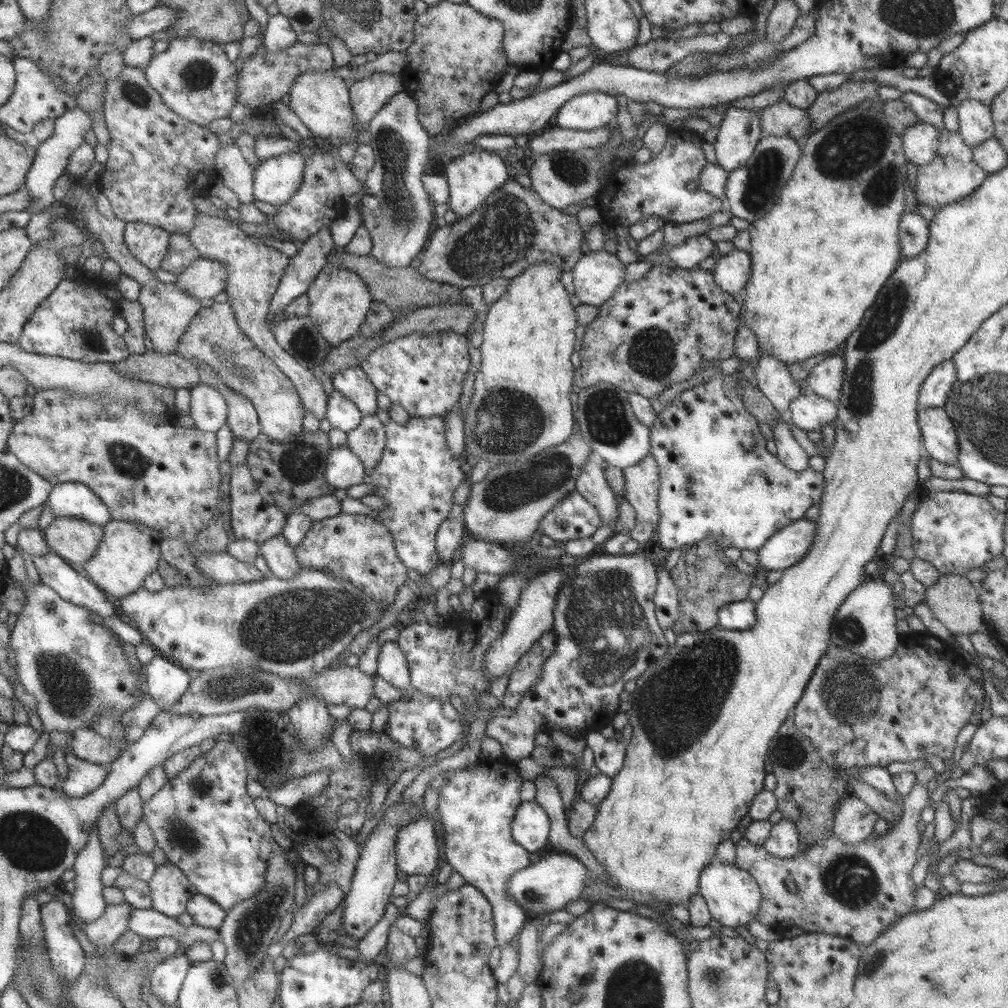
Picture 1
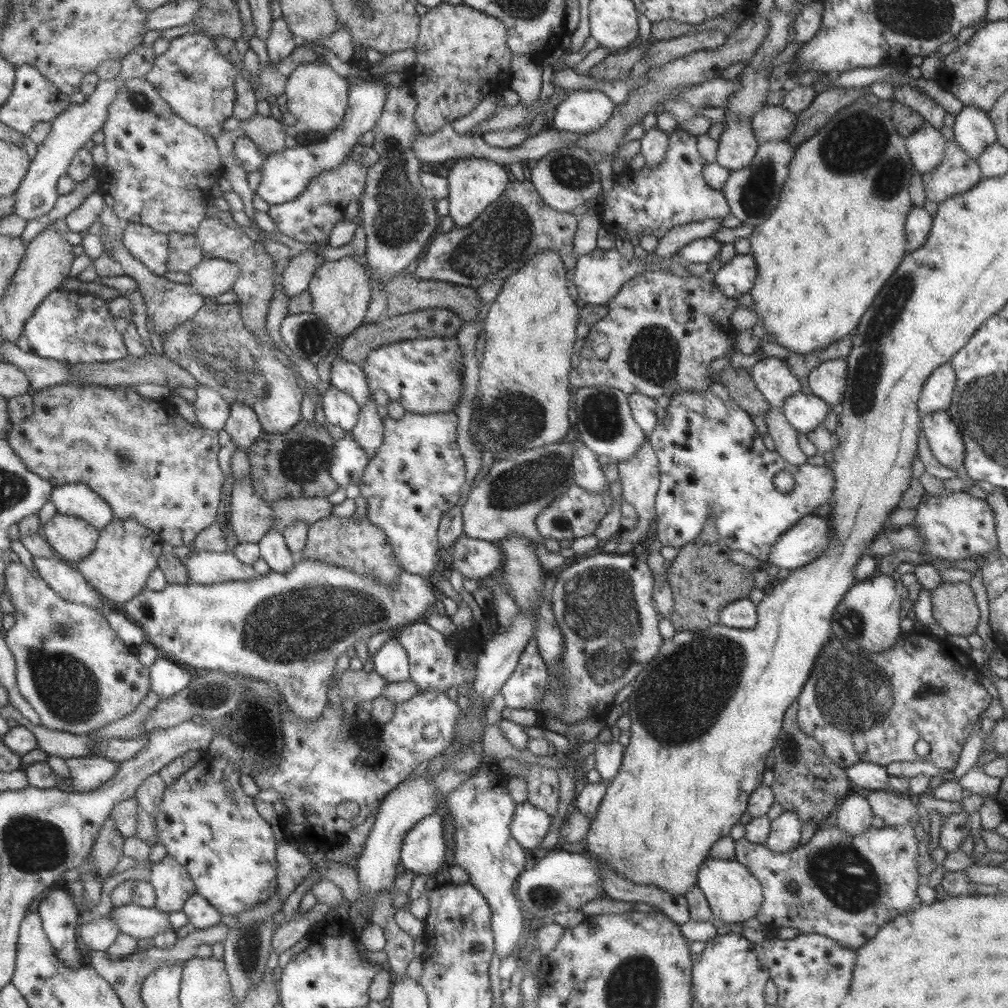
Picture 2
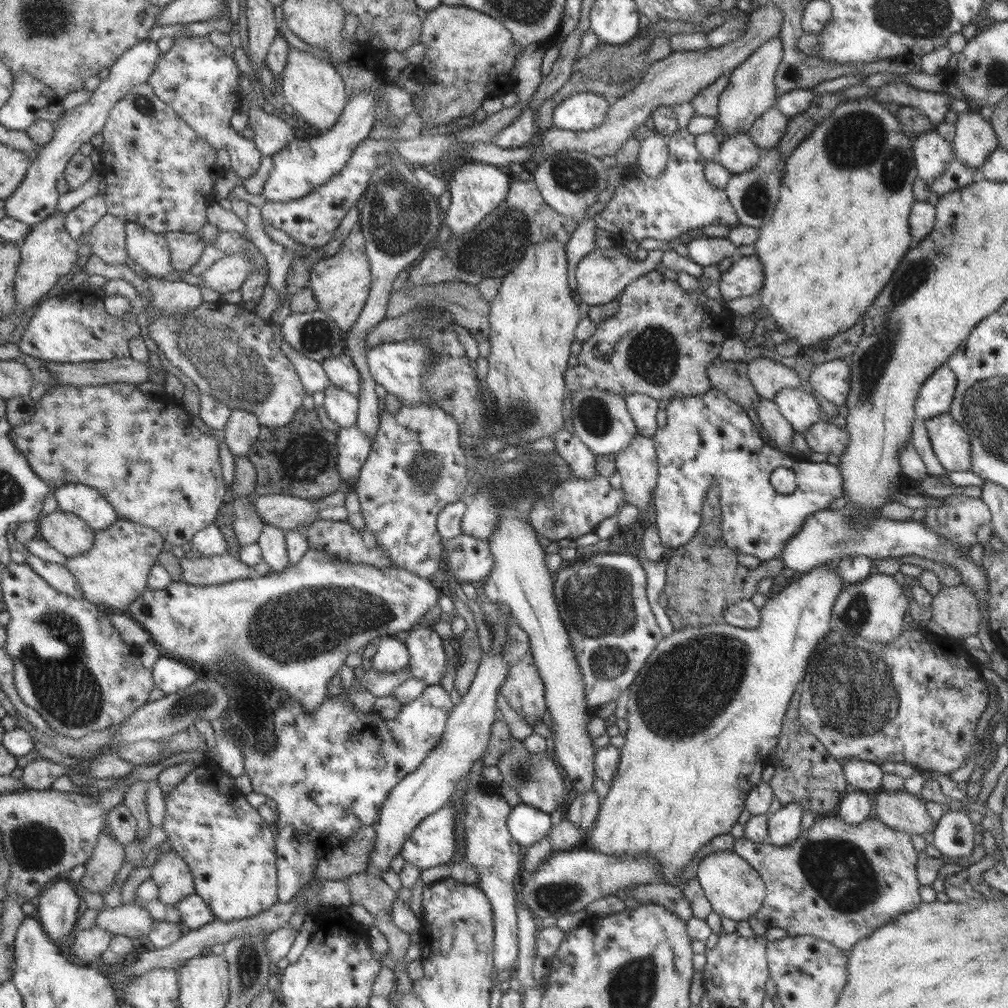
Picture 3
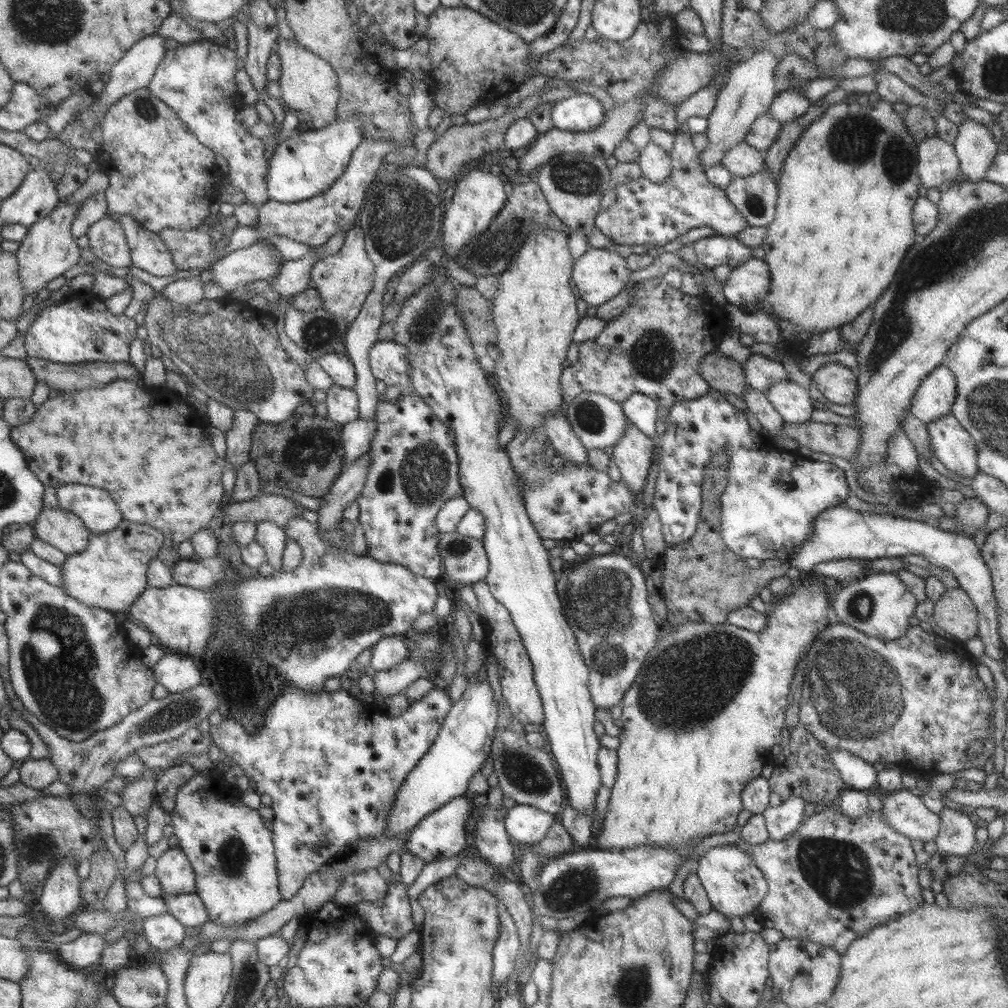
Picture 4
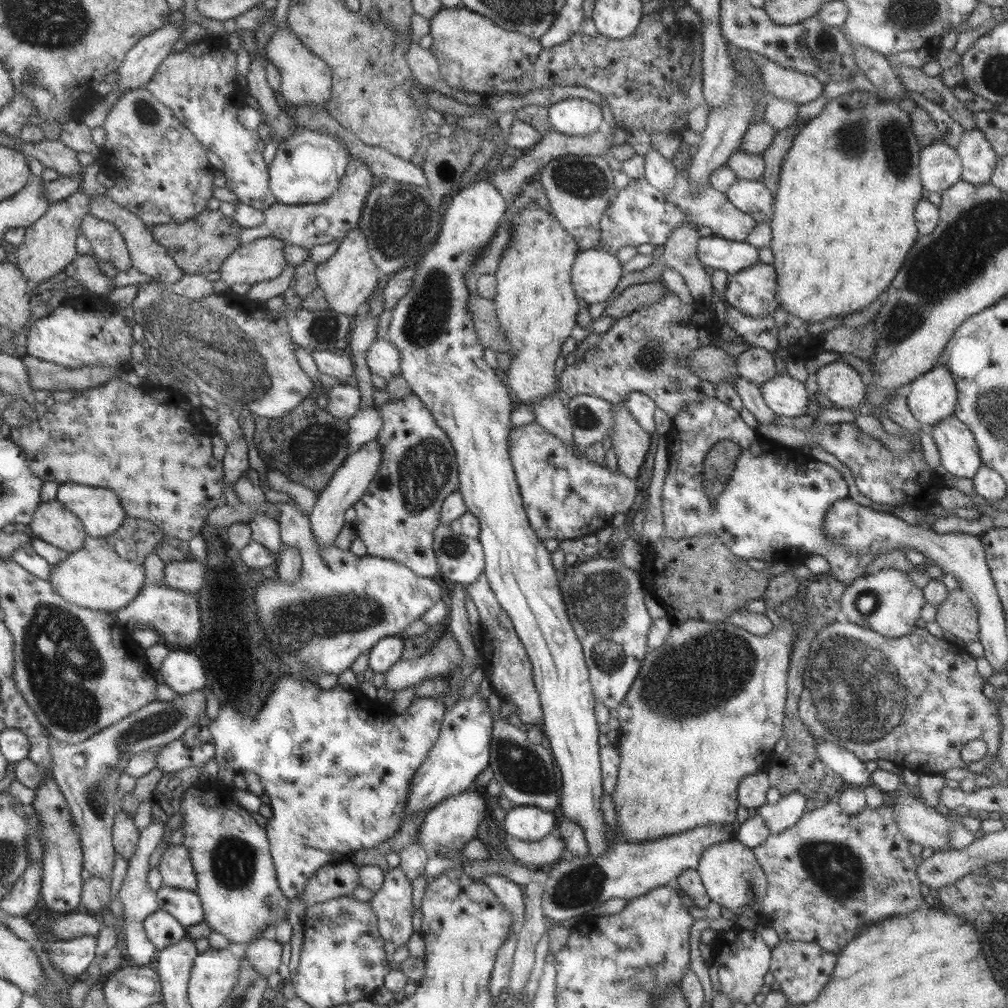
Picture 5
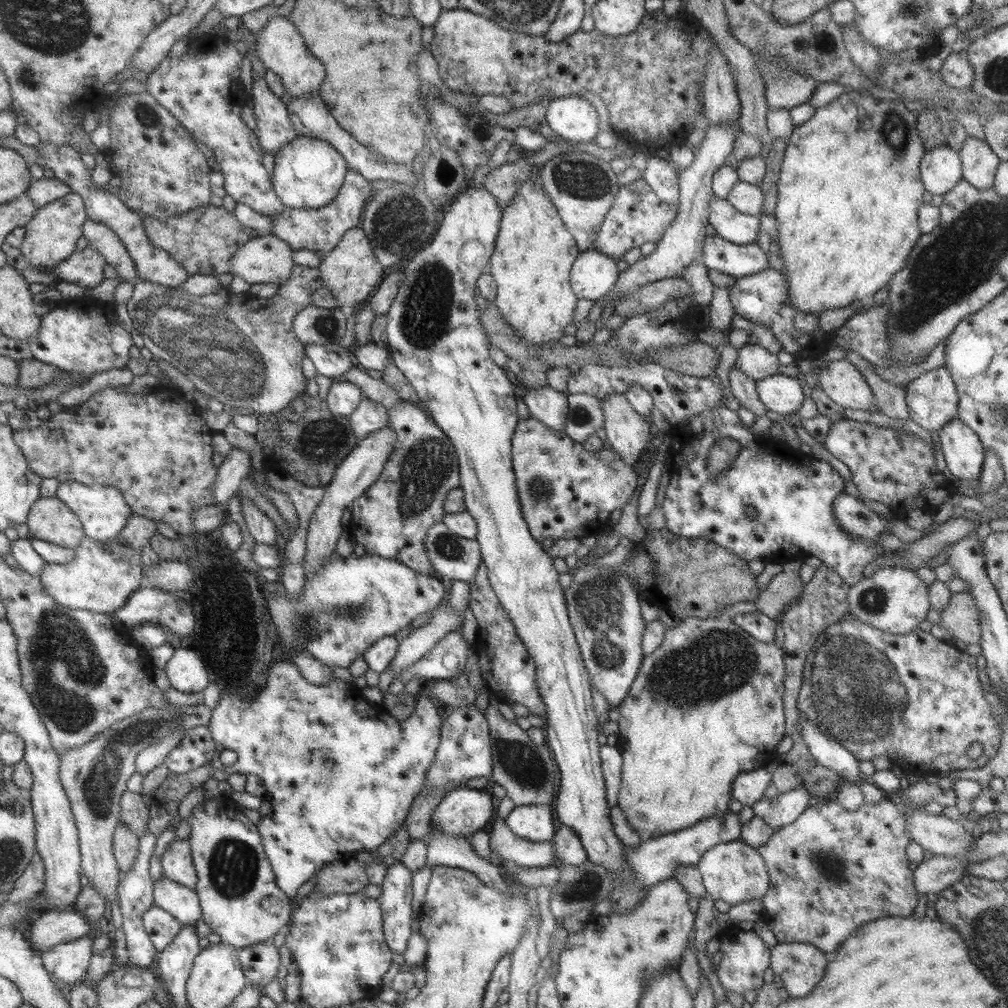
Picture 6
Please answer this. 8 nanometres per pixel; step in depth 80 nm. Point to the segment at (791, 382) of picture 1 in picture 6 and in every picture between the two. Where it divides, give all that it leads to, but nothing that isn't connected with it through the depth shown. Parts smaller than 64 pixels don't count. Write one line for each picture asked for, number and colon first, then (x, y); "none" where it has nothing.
2: (773, 379)
3: (767, 377)
4: (759, 371)
5: (755, 365)
6: (755, 362)

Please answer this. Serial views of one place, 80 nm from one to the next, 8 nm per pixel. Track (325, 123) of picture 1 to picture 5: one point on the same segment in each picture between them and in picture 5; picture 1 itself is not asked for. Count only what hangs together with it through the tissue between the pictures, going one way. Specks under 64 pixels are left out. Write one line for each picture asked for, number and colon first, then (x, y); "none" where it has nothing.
2: (316, 98)
3: (314, 92)
4: (307, 82)
5: (305, 79)

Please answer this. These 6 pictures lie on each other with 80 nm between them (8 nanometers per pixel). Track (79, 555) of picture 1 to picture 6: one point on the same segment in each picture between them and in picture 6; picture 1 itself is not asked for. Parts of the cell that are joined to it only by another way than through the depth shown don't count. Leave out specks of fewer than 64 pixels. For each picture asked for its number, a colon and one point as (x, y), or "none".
2: (71, 538)
3: (68, 534)
4: (63, 530)
5: (52, 522)
6: (48, 519)

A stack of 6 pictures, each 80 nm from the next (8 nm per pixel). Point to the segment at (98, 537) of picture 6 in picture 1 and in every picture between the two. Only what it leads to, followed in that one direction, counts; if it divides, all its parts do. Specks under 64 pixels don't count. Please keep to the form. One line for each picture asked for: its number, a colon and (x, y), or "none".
1: (67, 499)
2: (76, 499)
3: (88, 504)
4: (95, 508)
5: (99, 510)

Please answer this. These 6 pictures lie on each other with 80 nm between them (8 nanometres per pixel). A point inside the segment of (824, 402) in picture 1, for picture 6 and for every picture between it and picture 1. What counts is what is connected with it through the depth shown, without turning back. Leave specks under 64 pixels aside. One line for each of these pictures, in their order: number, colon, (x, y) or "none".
2: (804, 412)
3: (799, 408)
4: (792, 402)
5: (785, 396)
6: (781, 394)

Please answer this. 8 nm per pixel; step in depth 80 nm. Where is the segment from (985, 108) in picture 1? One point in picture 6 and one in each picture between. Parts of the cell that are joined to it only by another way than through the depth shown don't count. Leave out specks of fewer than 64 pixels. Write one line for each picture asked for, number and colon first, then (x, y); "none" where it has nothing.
2: (973, 131)
3: (974, 139)
4: (974, 147)
5: (977, 158)
6: (979, 164)

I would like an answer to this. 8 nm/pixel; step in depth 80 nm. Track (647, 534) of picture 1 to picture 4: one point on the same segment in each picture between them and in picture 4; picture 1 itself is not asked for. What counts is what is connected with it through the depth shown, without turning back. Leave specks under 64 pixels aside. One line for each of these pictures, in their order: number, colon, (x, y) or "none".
2: (638, 474)
3: (637, 465)
4: (631, 453)

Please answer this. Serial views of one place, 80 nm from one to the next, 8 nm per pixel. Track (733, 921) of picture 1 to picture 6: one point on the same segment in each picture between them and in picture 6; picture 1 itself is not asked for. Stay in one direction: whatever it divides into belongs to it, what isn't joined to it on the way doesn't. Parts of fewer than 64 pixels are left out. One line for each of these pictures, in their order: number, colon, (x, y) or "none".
2: (733, 894)
3: (734, 890)
4: (734, 886)
5: (732, 877)
6: (733, 872)

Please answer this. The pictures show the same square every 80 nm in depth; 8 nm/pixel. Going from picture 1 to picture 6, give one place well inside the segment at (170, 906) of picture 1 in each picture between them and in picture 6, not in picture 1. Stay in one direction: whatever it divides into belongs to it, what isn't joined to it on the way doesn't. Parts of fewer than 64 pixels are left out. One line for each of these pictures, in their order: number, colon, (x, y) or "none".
2: (172, 885)
3: (169, 872)
4: (175, 874)
5: (175, 868)
6: (176, 861)

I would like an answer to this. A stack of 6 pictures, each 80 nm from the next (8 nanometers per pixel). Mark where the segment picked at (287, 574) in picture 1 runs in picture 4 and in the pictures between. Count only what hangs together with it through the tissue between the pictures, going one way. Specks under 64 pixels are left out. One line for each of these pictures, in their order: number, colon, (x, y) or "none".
2: (274, 553)
3: (271, 540)
4: (271, 537)

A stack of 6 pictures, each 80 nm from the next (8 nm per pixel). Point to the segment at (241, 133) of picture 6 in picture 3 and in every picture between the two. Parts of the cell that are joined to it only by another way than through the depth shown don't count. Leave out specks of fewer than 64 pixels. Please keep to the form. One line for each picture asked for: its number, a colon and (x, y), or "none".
3: (197, 80)
4: (196, 81)
5: (198, 84)

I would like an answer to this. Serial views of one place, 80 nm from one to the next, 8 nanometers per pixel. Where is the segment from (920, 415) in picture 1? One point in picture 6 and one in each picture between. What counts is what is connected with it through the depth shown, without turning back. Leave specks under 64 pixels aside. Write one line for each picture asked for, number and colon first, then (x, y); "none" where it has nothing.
2: (944, 439)
3: (951, 446)
4: (952, 445)
5: (959, 454)
6: (963, 453)

